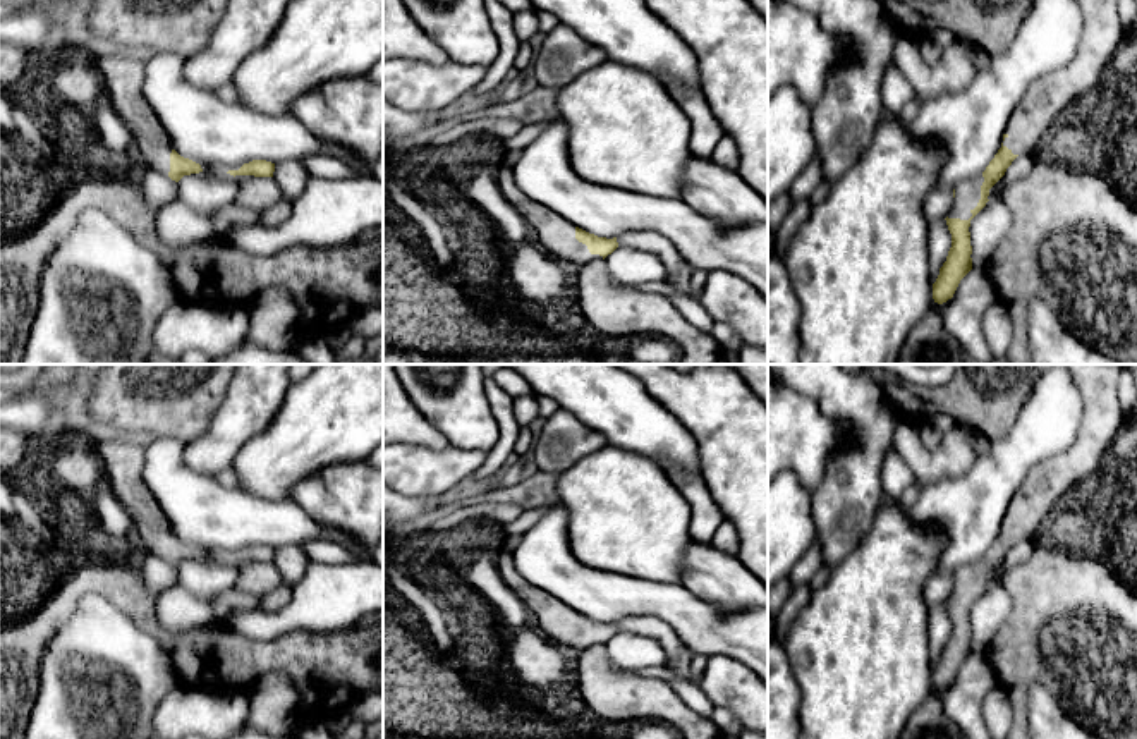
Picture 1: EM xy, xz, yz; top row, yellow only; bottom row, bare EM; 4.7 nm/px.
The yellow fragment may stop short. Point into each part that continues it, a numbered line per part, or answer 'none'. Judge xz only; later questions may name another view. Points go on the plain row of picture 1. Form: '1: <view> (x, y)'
1: xz (557, 621)

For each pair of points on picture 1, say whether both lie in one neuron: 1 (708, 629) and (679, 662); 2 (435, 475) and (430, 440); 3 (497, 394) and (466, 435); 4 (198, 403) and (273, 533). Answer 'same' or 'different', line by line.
1: different
2: different
3: different
4: different

